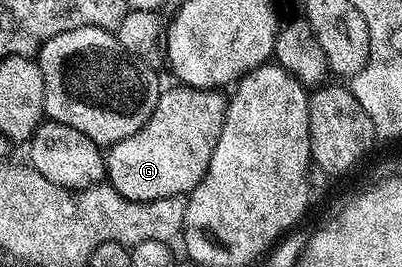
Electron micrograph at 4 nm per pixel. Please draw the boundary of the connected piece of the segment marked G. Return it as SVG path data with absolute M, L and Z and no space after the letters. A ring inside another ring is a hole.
M173 84L170 90L168 87L147 124L135 136L127 136L127 140L108 147L105 154L108 185L132 202L150 202L176 194L188 196L203 180L215 144L219 144L219 136L225 131L226 105L226 95L220 89L196 90L180 84Z

